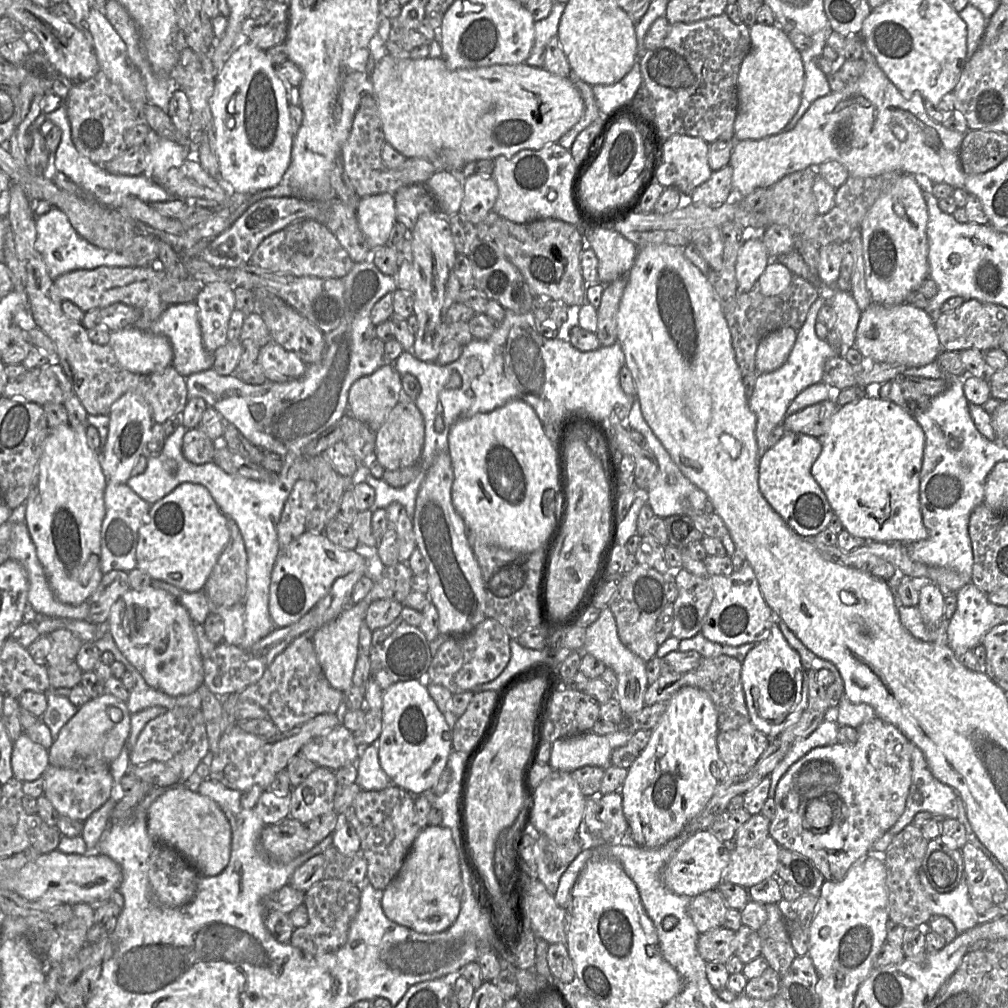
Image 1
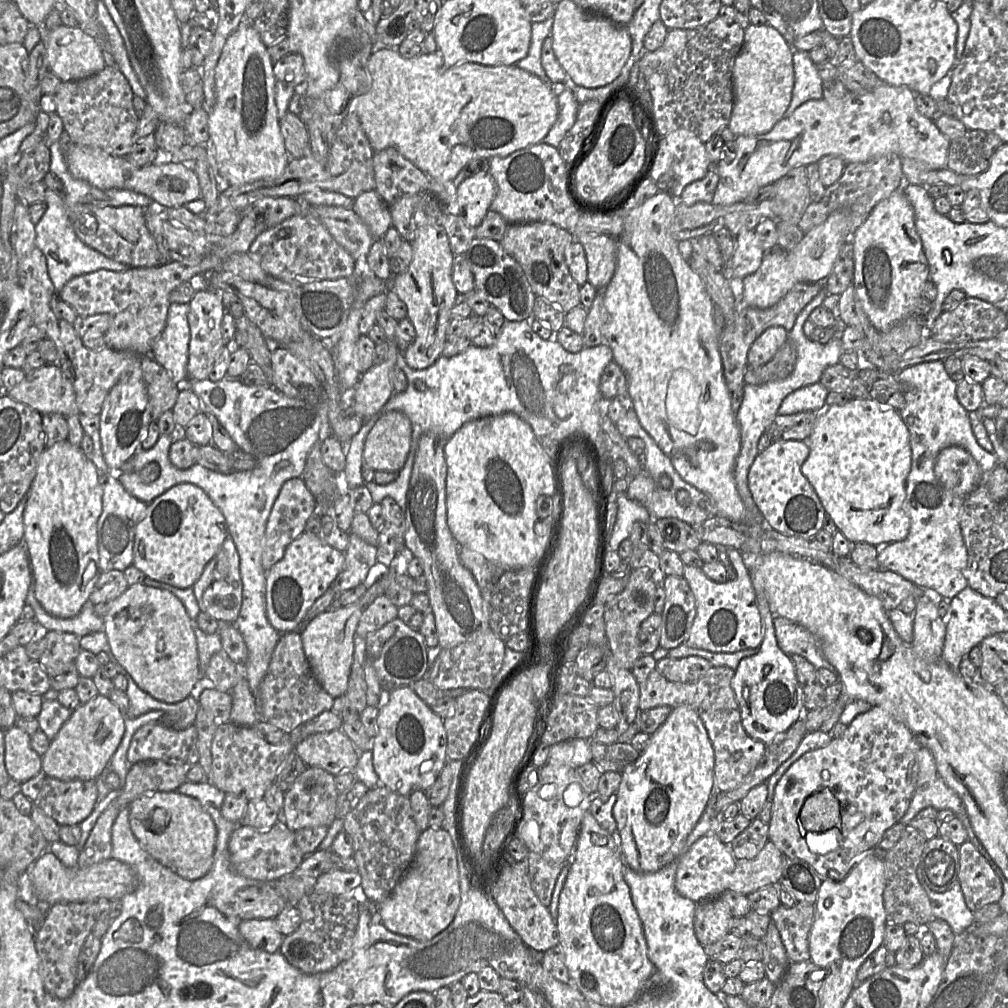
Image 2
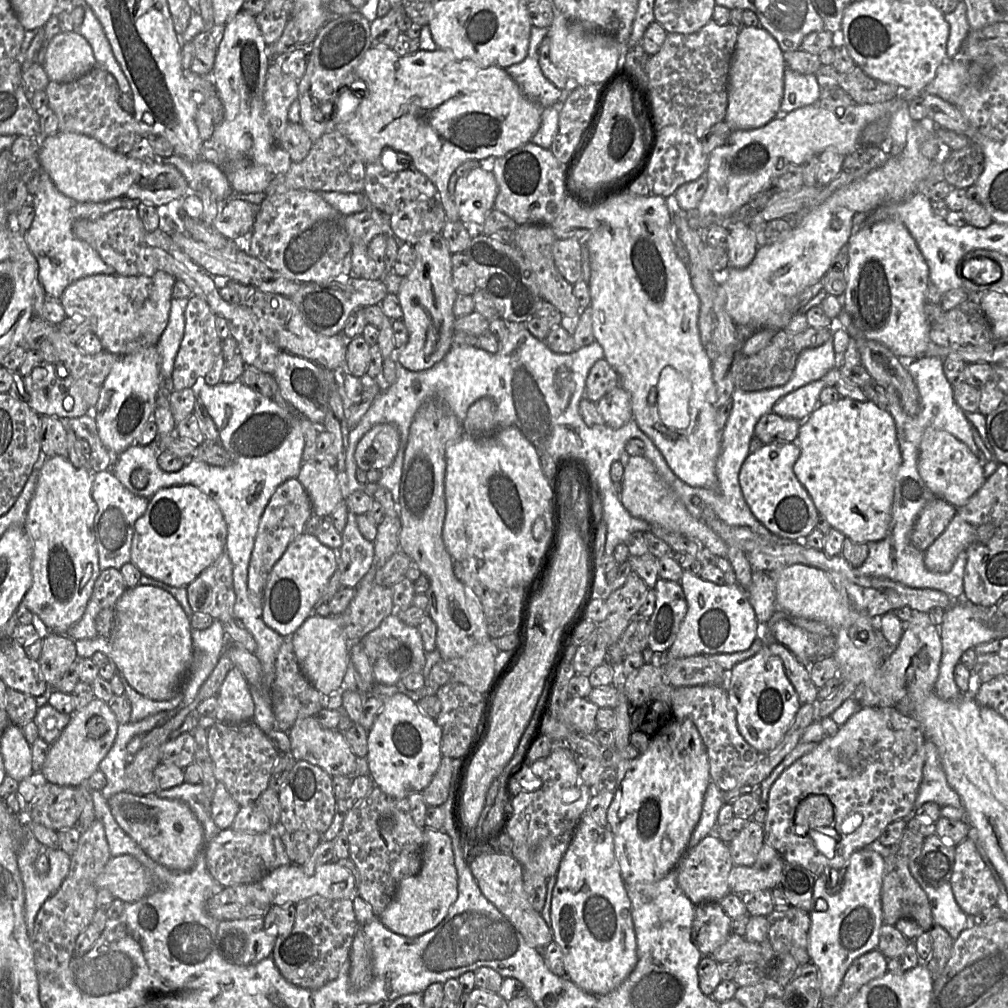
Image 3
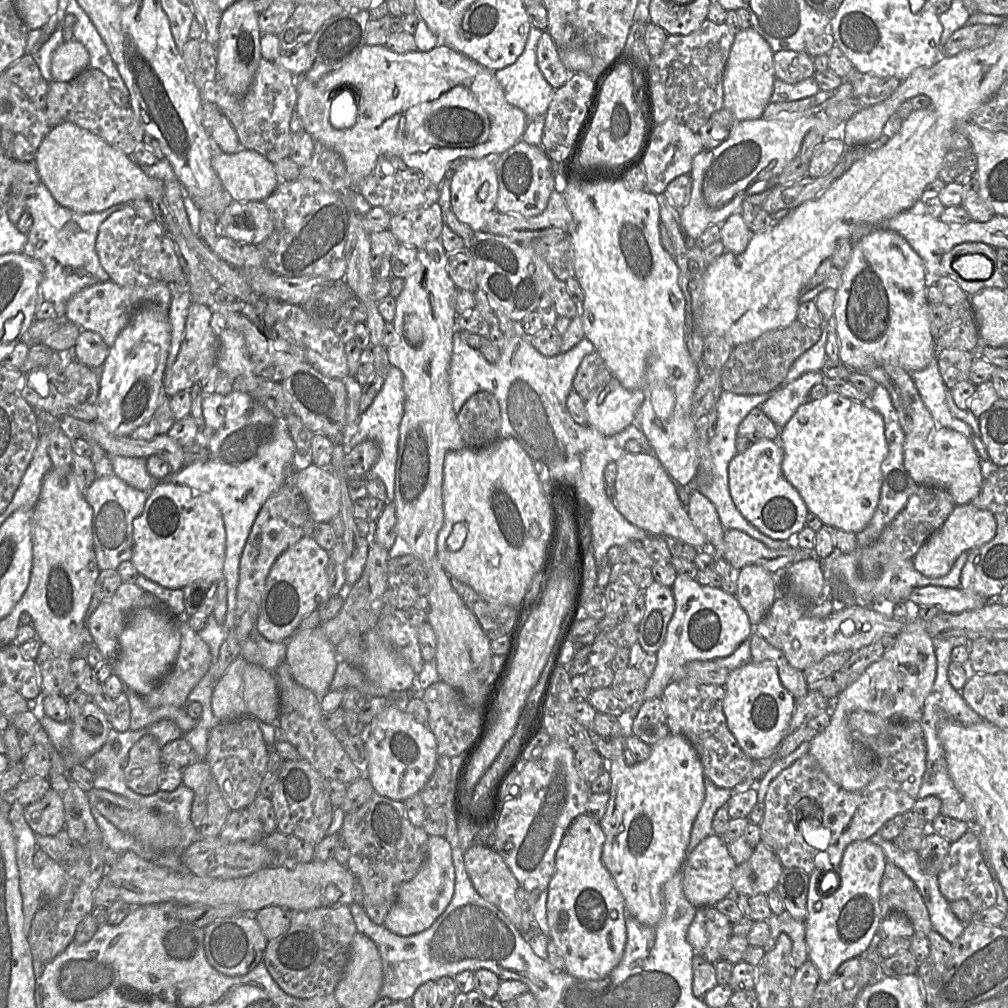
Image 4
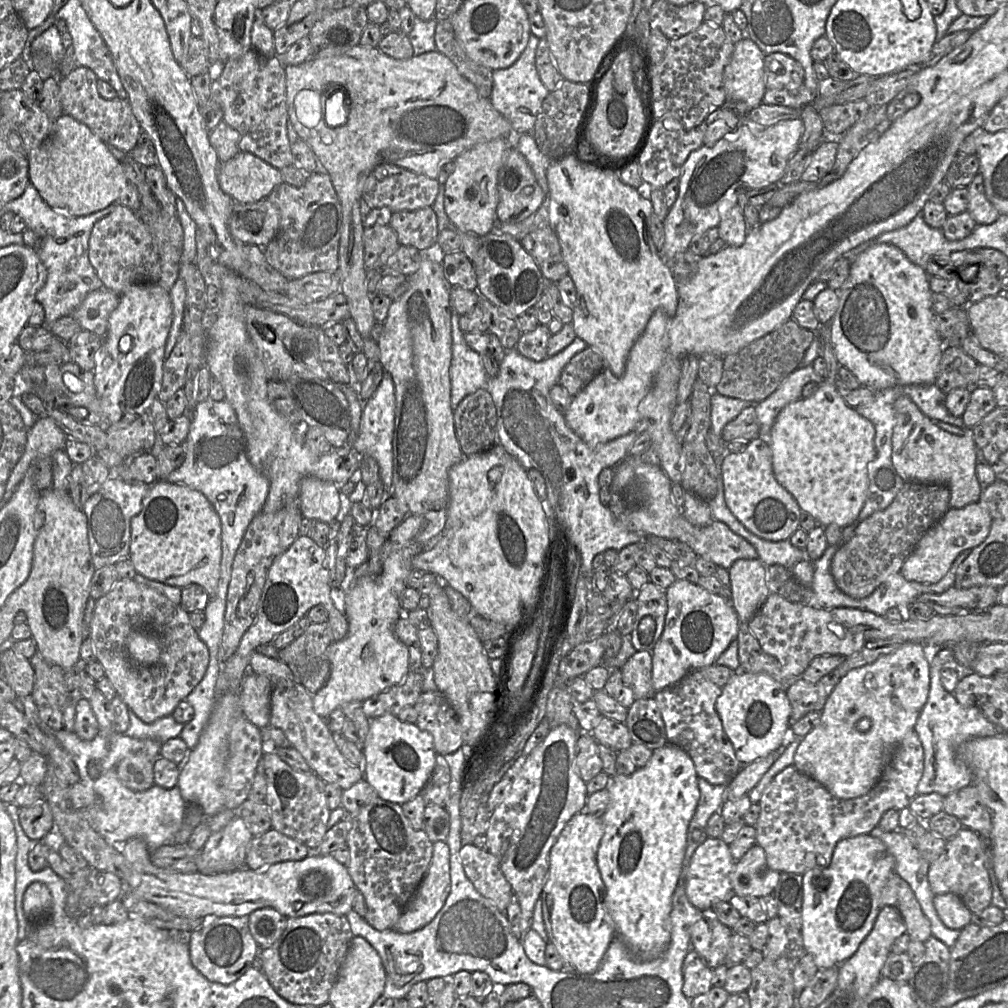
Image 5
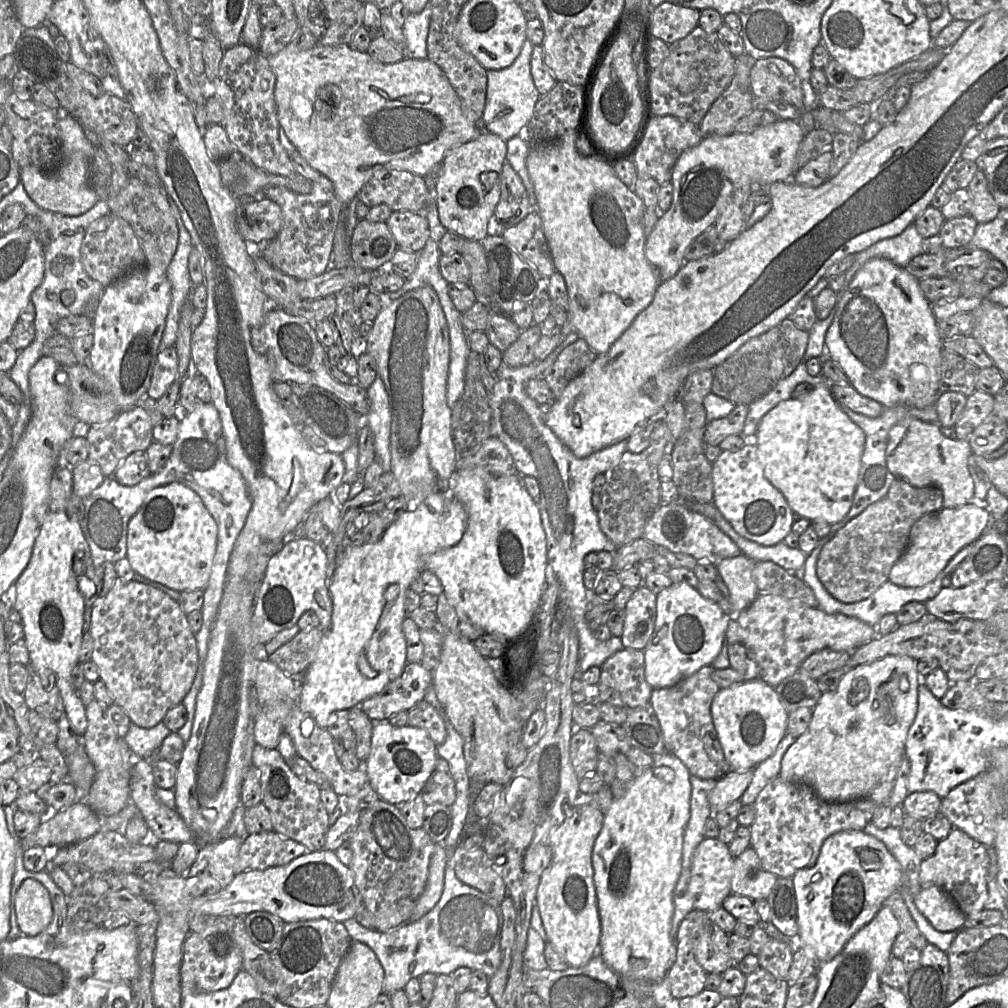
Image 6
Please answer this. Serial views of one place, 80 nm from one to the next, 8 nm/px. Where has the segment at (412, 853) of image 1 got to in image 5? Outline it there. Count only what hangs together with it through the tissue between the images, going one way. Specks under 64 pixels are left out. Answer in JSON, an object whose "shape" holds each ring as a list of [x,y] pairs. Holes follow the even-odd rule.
{"shape":[[[437,841],[427,872],[393,929],[411,933],[426,926],[445,904],[450,889],[449,847]]]}

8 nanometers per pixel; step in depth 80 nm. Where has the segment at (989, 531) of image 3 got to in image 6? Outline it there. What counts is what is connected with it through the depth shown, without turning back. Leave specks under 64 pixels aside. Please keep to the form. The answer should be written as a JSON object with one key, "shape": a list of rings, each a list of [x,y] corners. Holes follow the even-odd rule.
{"shape":[[[980,503],[927,514],[911,527],[909,543],[892,567],[888,580],[901,587],[921,587],[933,581],[962,548],[977,541],[988,529],[989,512]]]}

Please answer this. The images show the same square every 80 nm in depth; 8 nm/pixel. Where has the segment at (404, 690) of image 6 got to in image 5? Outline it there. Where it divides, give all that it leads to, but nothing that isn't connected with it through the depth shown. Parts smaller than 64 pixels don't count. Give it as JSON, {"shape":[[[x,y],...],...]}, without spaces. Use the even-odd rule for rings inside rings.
{"shape":[[[410,670],[402,683],[363,701],[364,714],[373,720],[388,713],[397,715],[404,708],[414,706],[423,693],[422,683],[422,672]]]}

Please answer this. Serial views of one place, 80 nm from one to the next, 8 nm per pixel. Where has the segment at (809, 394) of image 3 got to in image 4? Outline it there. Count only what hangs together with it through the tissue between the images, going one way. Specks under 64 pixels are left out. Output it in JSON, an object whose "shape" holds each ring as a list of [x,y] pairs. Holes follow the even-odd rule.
{"shape":[[[810,371],[793,382],[775,389],[775,393],[761,406],[761,411],[779,428],[791,419],[799,406],[808,401],[810,389],[824,383],[825,377],[820,371]]]}

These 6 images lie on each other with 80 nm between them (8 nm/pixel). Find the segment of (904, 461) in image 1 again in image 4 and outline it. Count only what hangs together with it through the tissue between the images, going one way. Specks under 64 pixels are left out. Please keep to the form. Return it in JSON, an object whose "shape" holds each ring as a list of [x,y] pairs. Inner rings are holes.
{"shape":[[[829,392],[825,397],[817,400],[808,400],[794,413],[791,419],[780,430],[778,442],[783,448],[784,456],[782,461],[782,471],[785,478],[796,488],[802,497],[810,513],[817,516],[824,525],[834,527],[857,534],[863,531],[870,523],[880,498],[882,486],[881,464],[888,455],[888,445],[885,438],[884,420],[880,413],[872,407],[849,399],[838,392]]]}

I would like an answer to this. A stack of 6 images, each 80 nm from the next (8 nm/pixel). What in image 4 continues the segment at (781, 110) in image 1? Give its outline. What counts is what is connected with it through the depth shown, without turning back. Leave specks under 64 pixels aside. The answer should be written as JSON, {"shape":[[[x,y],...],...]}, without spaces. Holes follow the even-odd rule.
{"shape":[[[753,28],[742,30],[735,36],[724,71],[724,108],[731,111],[737,121],[761,118],[771,103],[775,80],[774,52],[770,45]]]}

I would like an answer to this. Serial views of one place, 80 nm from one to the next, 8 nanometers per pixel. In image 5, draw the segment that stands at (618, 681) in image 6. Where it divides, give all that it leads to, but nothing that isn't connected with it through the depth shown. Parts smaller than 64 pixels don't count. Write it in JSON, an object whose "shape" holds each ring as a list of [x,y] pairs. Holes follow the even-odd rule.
{"shape":[[[637,651],[620,668],[622,680],[633,691],[636,700],[653,697],[651,684],[652,654],[647,651]]]}

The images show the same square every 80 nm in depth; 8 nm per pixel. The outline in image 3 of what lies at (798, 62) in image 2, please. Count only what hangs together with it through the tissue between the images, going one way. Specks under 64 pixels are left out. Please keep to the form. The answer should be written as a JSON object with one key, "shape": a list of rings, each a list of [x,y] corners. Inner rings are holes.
{"shape":[[[786,68],[784,74],[784,97],[780,114],[786,115],[798,108],[816,104],[822,94],[816,74],[800,74]]]}

